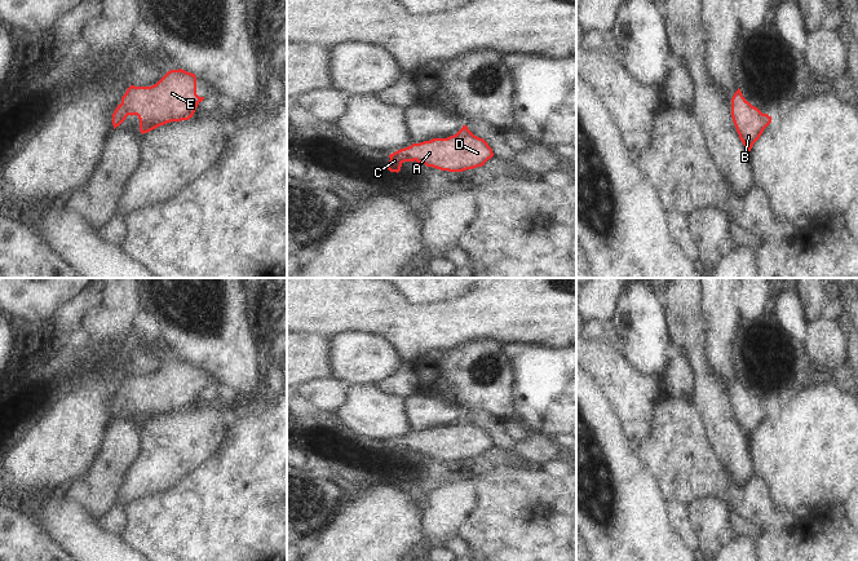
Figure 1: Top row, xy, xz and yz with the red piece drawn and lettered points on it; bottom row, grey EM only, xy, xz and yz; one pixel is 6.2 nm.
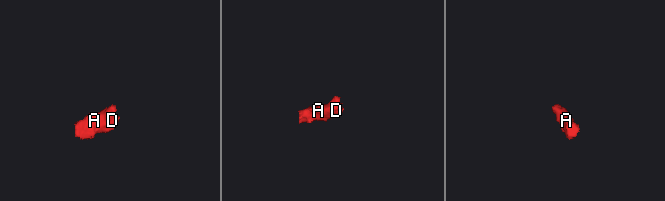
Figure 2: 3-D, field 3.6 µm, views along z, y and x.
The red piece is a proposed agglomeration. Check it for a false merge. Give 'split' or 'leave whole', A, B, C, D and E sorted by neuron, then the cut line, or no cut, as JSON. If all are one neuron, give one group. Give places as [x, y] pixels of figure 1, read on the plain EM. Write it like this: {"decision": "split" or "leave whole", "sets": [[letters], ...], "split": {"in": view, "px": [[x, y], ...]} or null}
{"decision": "leave whole", "sets": [["A", "B", "C", "D", "E"]], "split": null}

